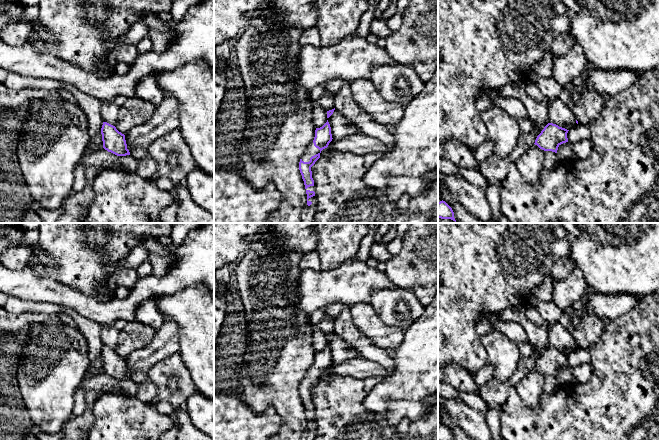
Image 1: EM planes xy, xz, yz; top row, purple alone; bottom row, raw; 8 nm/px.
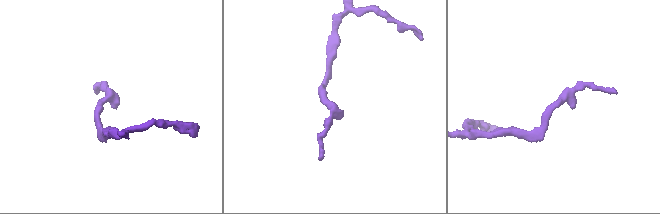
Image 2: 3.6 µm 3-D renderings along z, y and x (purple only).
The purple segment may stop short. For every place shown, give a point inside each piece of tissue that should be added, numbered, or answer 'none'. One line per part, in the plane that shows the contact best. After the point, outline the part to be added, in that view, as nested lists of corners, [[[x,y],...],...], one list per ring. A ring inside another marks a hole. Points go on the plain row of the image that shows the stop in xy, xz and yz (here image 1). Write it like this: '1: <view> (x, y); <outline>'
1: xz (312, 374); [[[312,366],[312,367],[309,369],[307,375],[304,377],[304,379],[302,380],[301,383],[302,383],[302,385],[304,385],[304,386],[309,386],[309,385],[310,385],[310,382],[311,382],[312,380],[318,378],[318,377],[320,377],[320,374],[319,374],[318,372],[316,372],[316,371],[314,370],[314,367]]]
2: xz (308, 434); [[[316,420],[309,422],[308,425],[311,425],[312,428],[310,430],[306,429],[301,436],[301,440],[314,440],[315,438]]]

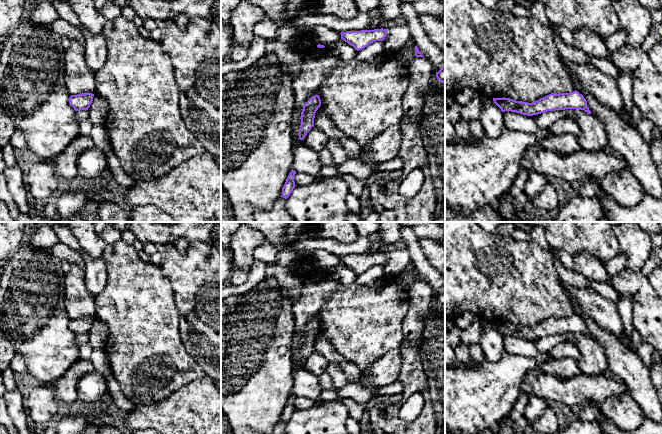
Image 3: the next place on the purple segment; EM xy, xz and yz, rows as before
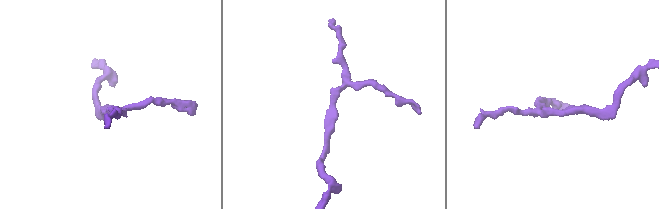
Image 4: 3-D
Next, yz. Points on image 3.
none

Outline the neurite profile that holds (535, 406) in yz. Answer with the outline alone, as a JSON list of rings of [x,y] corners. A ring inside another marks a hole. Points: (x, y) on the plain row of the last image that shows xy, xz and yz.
[[[536,396],[528,397],[528,402],[523,412],[527,422],[531,423],[538,418],[548,407],[547,401]]]

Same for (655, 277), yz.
[[[662,262],[646,277],[655,292],[662,298]]]

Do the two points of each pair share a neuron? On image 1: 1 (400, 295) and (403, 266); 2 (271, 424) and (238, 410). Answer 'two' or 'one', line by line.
1: two
2: one

